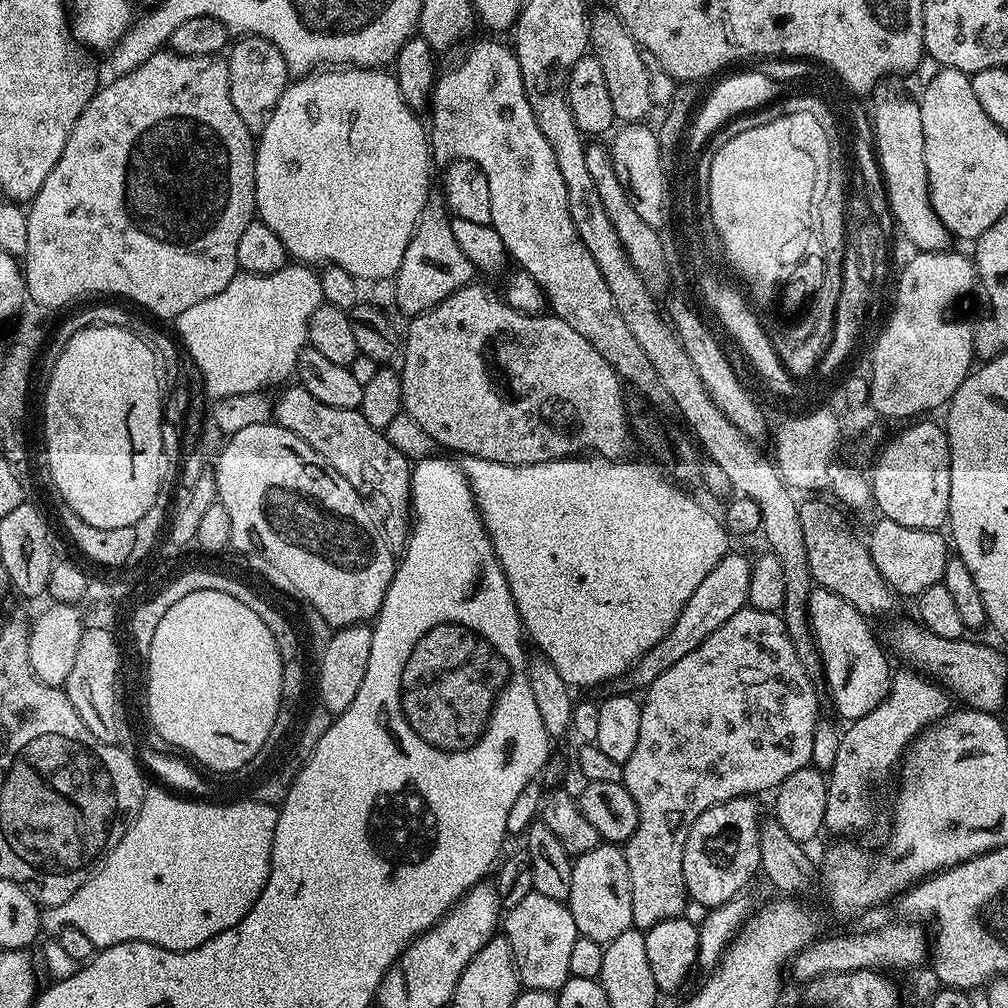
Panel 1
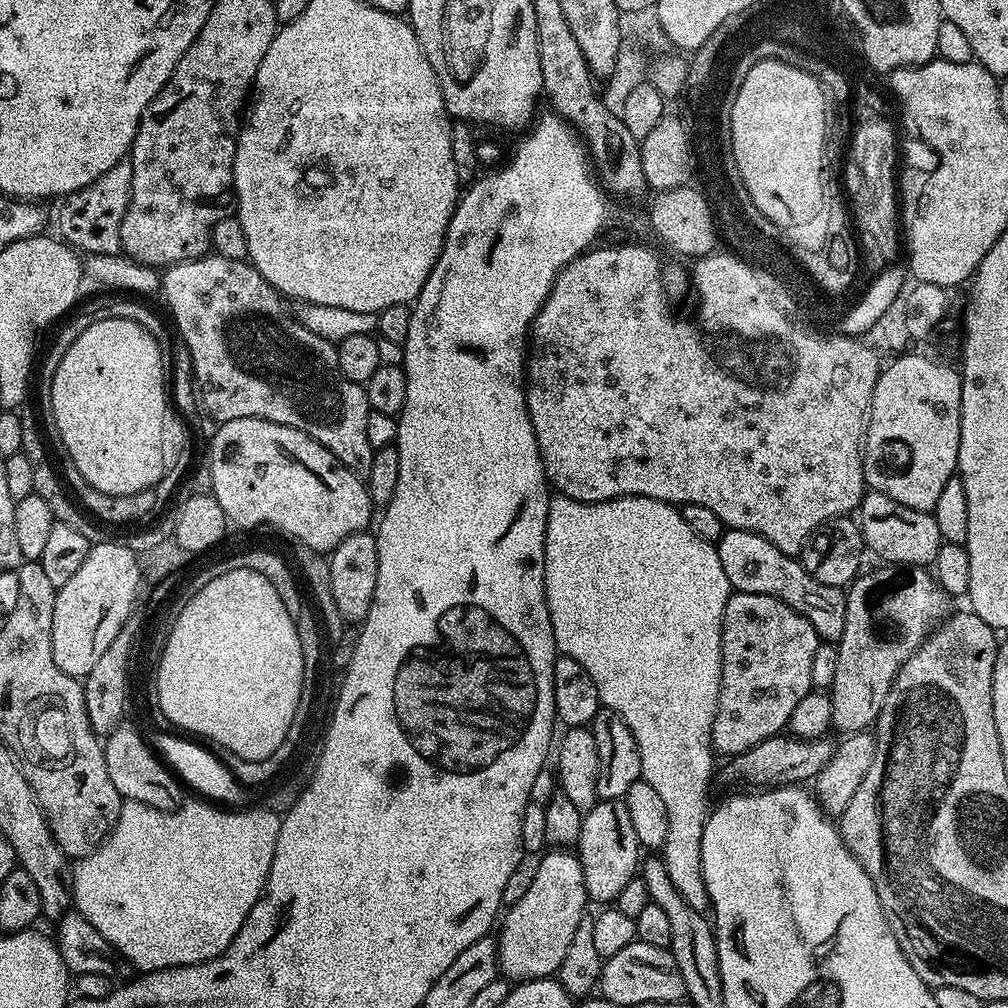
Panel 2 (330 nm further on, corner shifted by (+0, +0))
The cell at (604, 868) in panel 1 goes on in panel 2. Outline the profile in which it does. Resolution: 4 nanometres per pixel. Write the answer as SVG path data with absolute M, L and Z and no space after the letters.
M623 799L600 800L591 810L583 813L574 851L580 857L589 901L596 903L597 900L600 906L611 905L618 894L622 894L626 882L637 879L642 864L638 834L634 834L630 810L626 810Z

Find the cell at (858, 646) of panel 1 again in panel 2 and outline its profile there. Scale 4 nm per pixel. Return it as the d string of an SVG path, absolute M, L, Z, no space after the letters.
M728 528L724 537L716 544L716 553L733 589L778 598L795 612L803 614L810 626L814 626L821 641L839 641L846 622L845 589L826 586L812 579L797 557L782 554L782 550L774 546L774 542L746 530Z

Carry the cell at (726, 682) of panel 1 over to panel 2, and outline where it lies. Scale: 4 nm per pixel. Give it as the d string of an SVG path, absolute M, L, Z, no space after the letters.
M739 590L733 591L726 602L726 610L724 611L724 629L722 630L722 682L720 683L720 708L716 711L714 726L712 727L712 747L717 753L720 752L724 758L731 758L742 754L746 750L750 750L754 746L758 746L758 742L762 742L771 736L781 735L787 729L790 714L794 714L794 706L798 706L798 702L802 702L802 698L806 698L806 694L813 691L812 679L810 678L810 669L812 668L814 659L814 650L818 650L821 639L816 635L814 626L810 626L810 622L800 612L795 612L790 606L786 606L786 602L782 602L773 596L766 594L750 594Z

